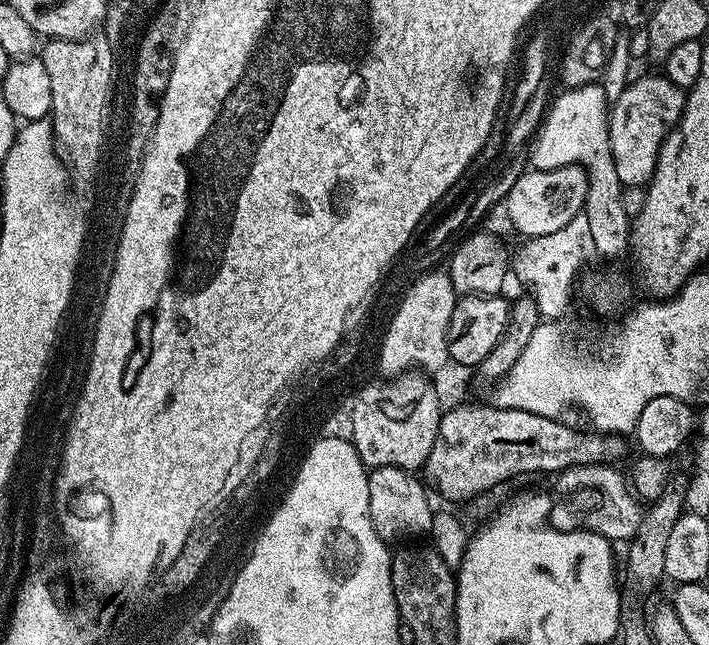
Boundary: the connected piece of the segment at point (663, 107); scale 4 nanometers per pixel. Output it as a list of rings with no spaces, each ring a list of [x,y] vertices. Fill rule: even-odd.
[[[663,74],[640,76],[625,86],[621,97],[611,105],[608,137],[614,170],[625,188],[639,188],[651,181],[660,147],[684,113],[685,89],[674,86]]]

